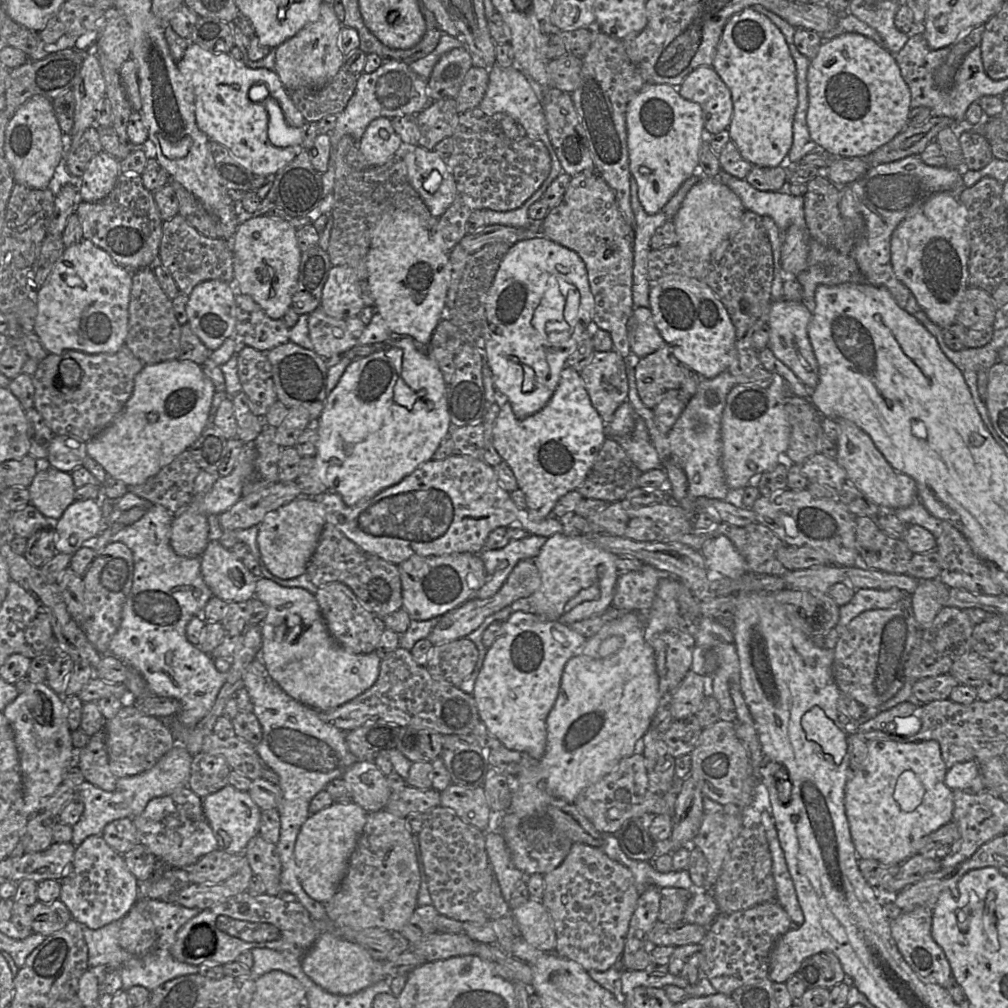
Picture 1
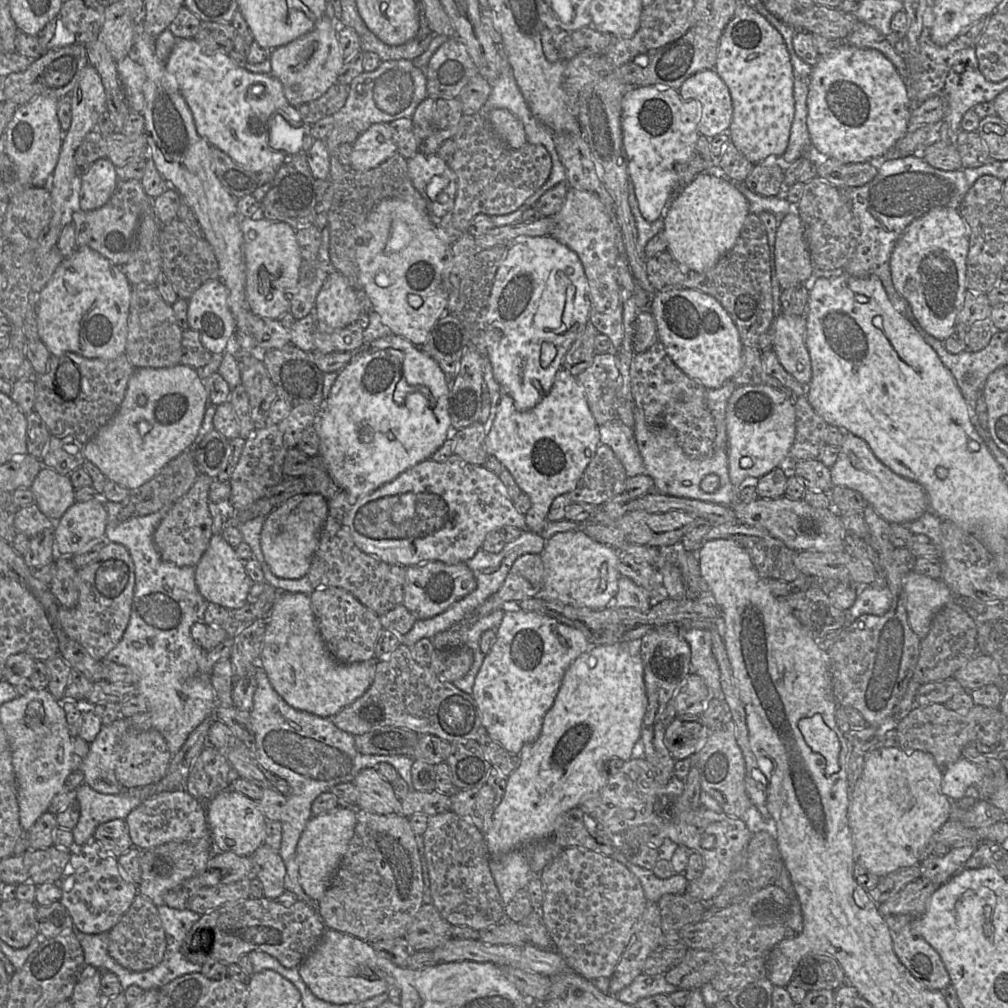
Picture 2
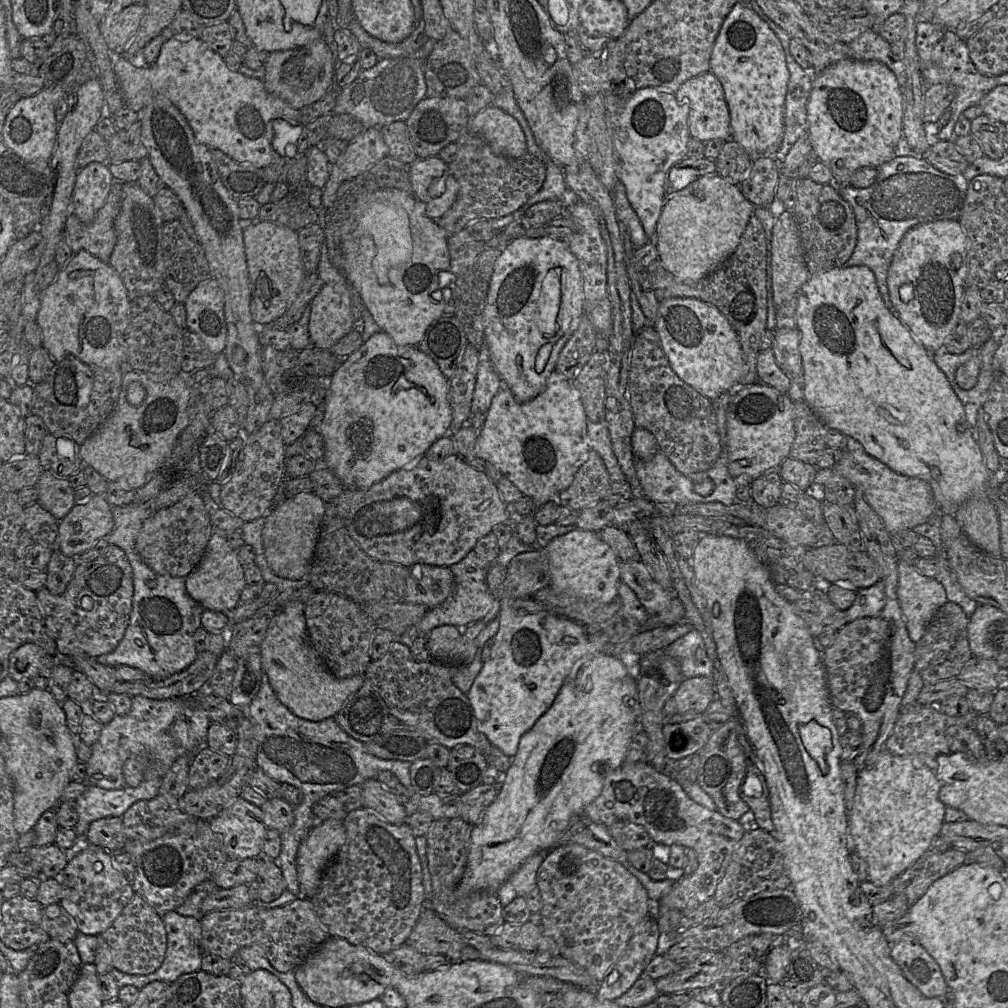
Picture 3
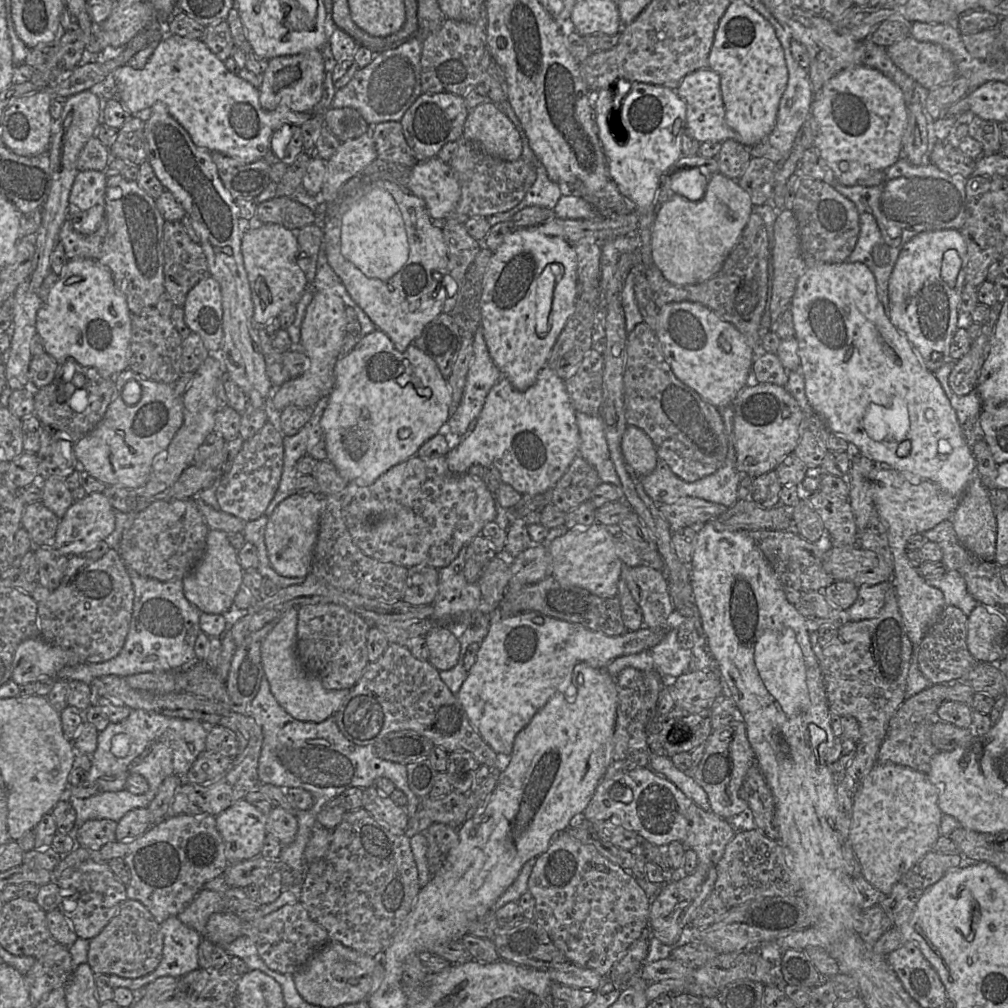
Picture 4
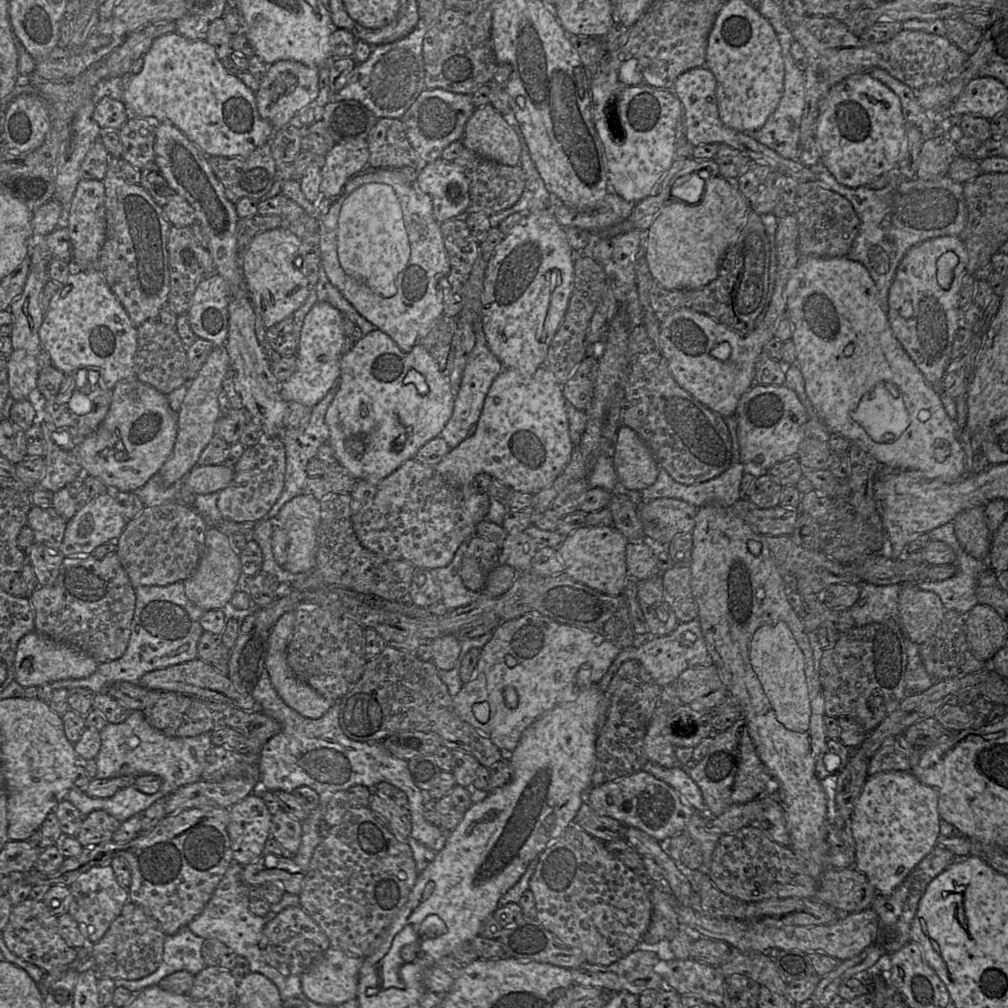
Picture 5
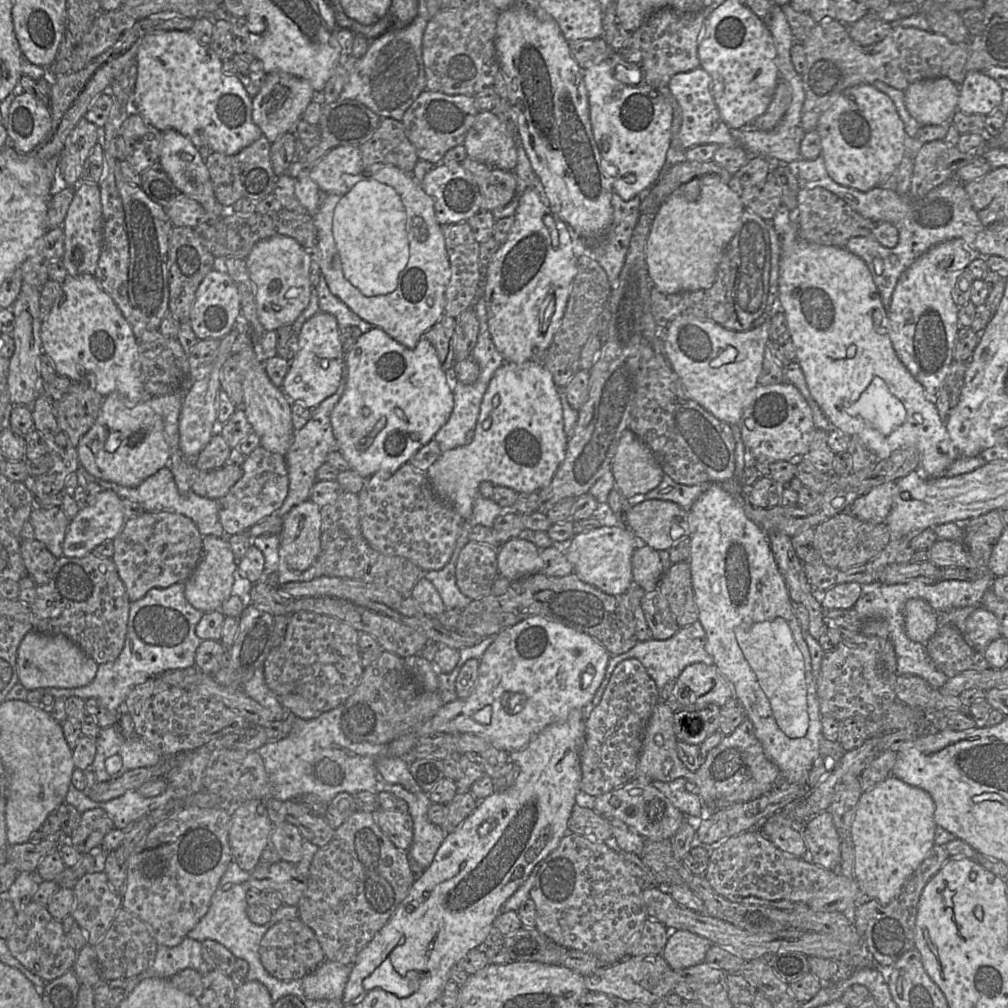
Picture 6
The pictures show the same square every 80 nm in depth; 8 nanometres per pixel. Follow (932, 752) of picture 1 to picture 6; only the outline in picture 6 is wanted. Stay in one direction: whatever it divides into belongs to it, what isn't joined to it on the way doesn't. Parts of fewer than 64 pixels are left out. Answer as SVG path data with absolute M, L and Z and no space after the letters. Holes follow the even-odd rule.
M888 776L862 793L851 825L854 878L866 898L889 904L935 845L935 804L925 790Z

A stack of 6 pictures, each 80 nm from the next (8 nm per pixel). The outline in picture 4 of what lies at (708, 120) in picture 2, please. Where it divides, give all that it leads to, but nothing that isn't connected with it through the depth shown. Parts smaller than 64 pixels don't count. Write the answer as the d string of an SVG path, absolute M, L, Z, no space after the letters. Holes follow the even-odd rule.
M702 68L687 74L680 82L677 94L687 107L687 129L691 136L700 143L720 142L728 139L738 140L737 133L725 121L725 107L723 103L720 77L710 68Z

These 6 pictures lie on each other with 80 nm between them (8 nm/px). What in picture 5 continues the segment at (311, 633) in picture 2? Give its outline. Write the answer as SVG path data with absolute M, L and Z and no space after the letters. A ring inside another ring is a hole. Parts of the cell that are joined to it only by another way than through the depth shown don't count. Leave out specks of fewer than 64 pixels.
M295 611L283 614L270 630L268 653L265 659L271 683L279 697L291 709L309 719L321 718L337 701L327 699L308 684L298 680L287 662L287 648L290 642L295 621Z

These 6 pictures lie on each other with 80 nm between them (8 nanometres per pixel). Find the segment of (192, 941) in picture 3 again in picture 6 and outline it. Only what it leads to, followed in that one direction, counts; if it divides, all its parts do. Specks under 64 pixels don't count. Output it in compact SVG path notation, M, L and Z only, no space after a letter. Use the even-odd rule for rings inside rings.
M187 936L174 947L159 945L153 963L144 972L127 979L111 980L108 984L111 989L120 987L129 993L143 979L153 977L170 979L186 968L194 969L201 975L211 971L202 957L201 942Z

